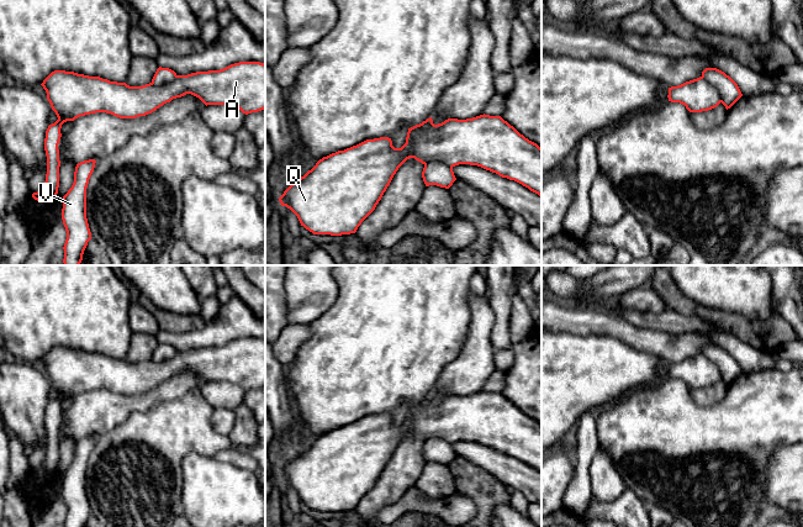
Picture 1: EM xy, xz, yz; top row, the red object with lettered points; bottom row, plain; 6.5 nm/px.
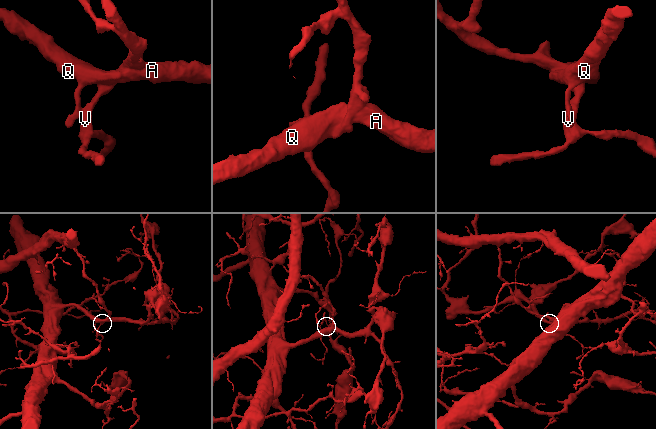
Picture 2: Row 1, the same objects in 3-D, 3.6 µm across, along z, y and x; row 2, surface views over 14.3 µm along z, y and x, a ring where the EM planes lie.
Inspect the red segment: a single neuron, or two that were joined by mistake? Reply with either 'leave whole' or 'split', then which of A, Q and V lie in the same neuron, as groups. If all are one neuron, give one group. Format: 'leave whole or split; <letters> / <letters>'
split; A Q / V

